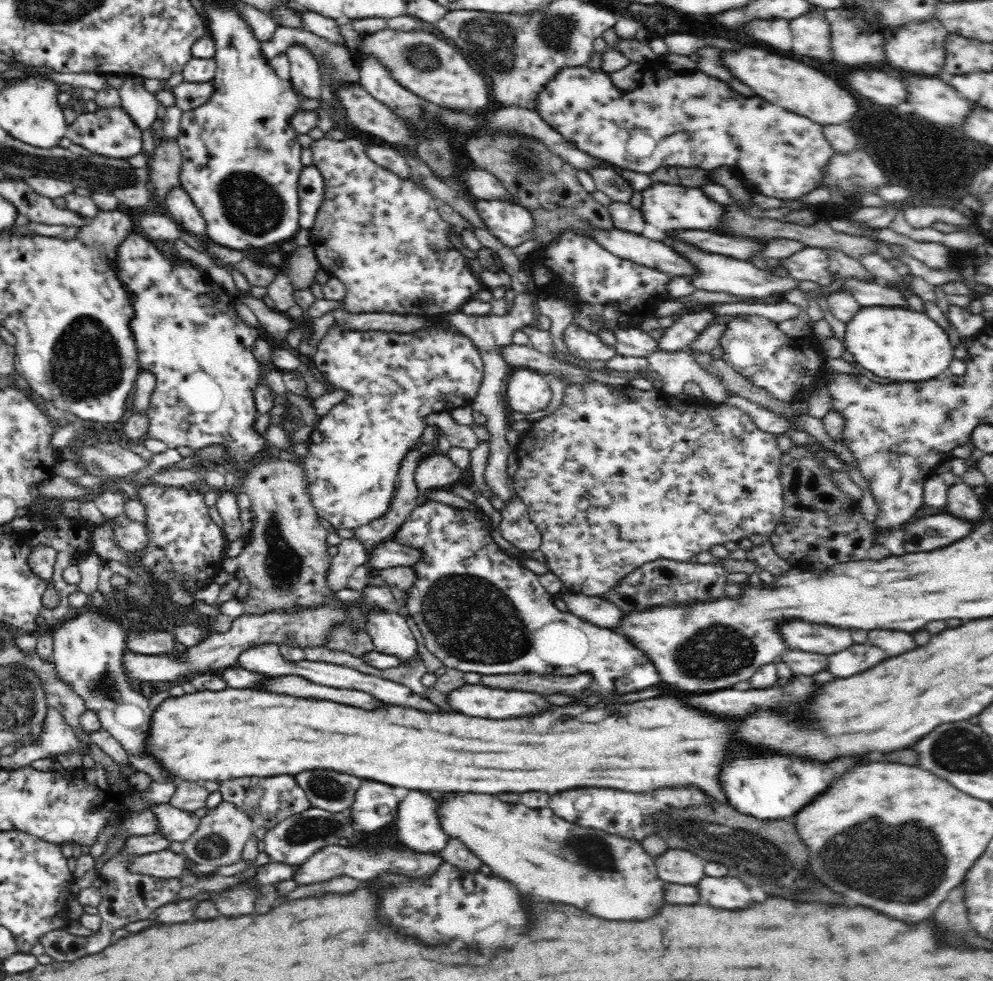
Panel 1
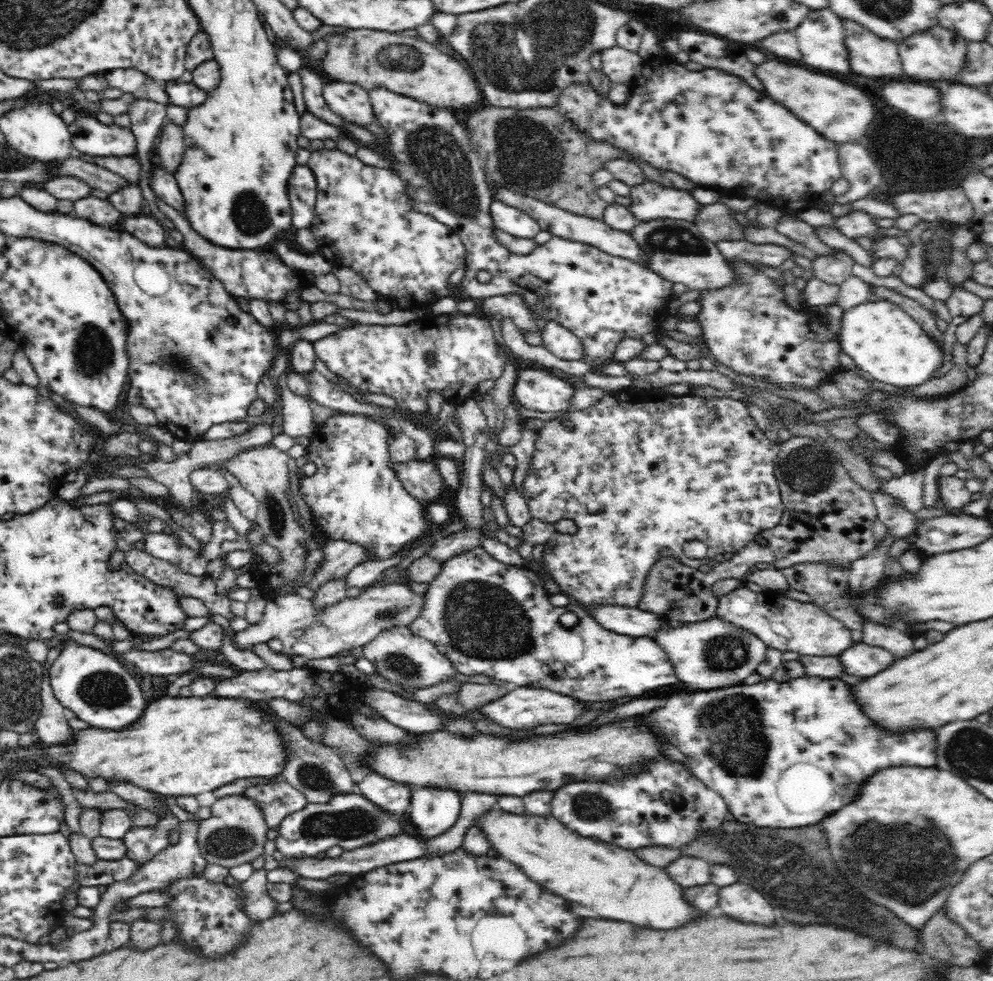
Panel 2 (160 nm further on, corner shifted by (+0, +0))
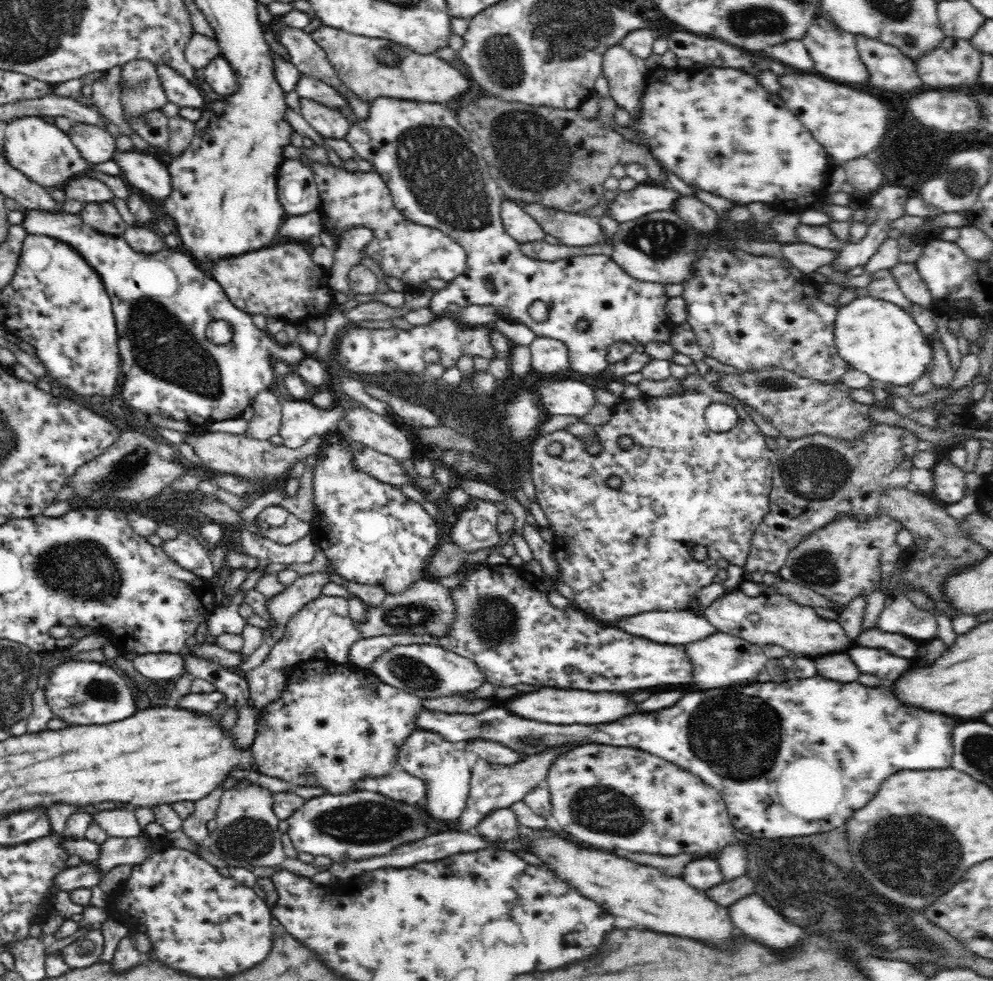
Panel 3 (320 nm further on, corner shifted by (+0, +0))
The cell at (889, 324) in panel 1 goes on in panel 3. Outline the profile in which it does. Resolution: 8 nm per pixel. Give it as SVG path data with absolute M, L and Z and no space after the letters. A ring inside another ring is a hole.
M862 296L837 308L834 344L838 355L854 369L866 373L874 381L908 386L920 379L932 360L929 340L912 315L892 302Z

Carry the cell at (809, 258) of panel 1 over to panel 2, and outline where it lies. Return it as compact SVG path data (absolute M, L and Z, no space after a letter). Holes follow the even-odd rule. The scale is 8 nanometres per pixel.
M836 252L826 257L816 257L812 262L813 277L828 284L841 285L853 274L856 260L844 252Z

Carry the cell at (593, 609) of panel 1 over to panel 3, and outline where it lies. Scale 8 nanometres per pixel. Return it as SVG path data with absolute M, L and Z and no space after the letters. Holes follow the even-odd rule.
M646 611L616 624L611 624L630 634L647 638L660 644L690 644L704 640L717 628L705 617L693 611Z

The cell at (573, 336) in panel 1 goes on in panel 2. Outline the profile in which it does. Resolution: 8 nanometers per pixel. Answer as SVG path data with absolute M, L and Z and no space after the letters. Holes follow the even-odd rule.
M547 322L541 332L542 347L562 360L582 359L582 341L571 330L556 322Z

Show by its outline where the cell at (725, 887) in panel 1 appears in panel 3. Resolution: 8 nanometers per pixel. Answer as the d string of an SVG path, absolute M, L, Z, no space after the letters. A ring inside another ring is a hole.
M760 896L741 898L728 910L736 928L774 952L786 952L790 948L794 950L806 938L800 926L788 924Z

